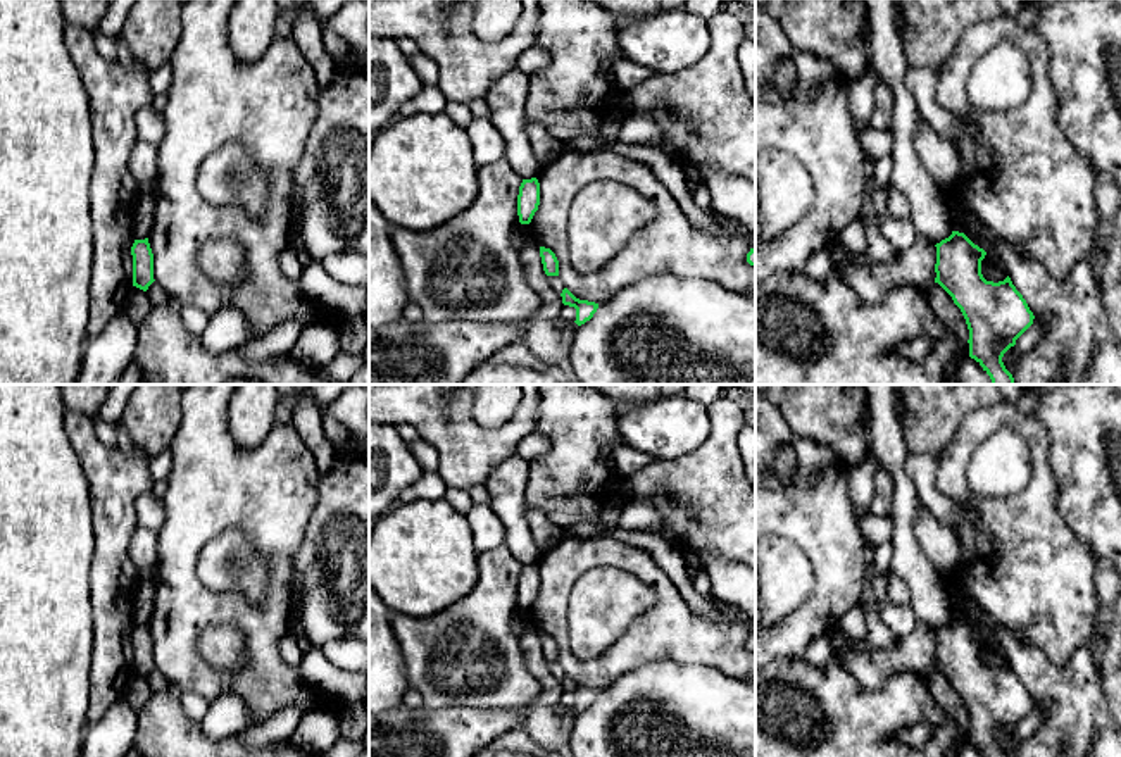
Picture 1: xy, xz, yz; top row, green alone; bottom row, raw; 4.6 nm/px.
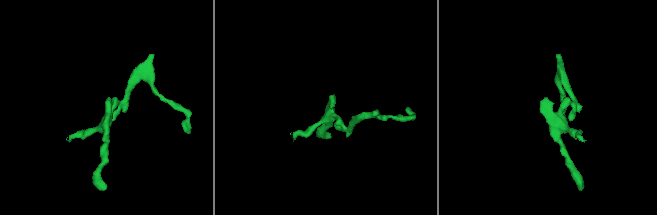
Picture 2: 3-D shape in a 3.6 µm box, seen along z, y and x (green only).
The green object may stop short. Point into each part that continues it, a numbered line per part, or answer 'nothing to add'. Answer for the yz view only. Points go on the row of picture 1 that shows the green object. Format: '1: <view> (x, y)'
nothing to add

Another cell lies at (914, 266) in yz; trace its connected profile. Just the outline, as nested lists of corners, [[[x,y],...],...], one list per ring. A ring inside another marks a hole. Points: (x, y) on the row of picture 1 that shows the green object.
[[[917,236],[914,245],[897,253],[890,264],[873,262],[864,267],[857,253],[833,245],[830,250],[831,267],[843,283],[866,303],[878,303],[899,285],[912,285],[928,290],[936,278],[936,247],[924,236]]]

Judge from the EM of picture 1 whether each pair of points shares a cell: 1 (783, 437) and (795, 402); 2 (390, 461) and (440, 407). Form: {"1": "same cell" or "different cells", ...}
{"1": "different cells", "2": "different cells"}

